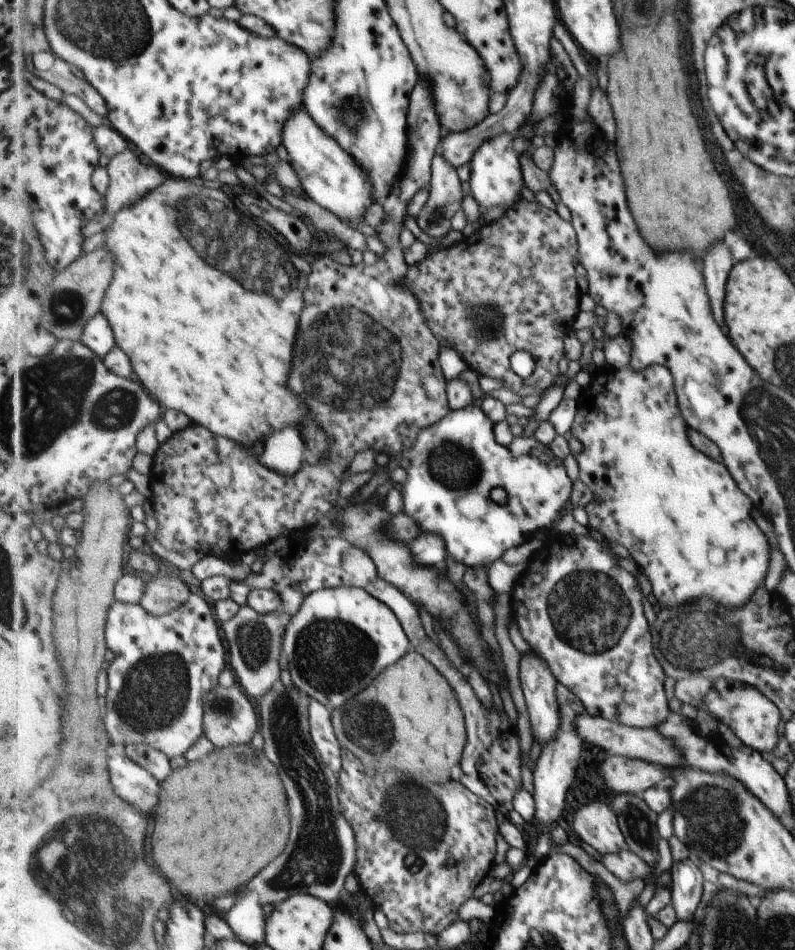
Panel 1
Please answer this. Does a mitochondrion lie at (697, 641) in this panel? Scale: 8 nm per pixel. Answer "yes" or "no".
yes

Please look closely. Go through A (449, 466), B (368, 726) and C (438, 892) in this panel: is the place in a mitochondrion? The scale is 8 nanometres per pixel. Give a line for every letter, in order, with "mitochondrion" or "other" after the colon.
A: mitochondrion
B: mitochondrion
C: other

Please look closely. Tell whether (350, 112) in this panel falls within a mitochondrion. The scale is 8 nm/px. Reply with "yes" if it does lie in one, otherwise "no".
yes

